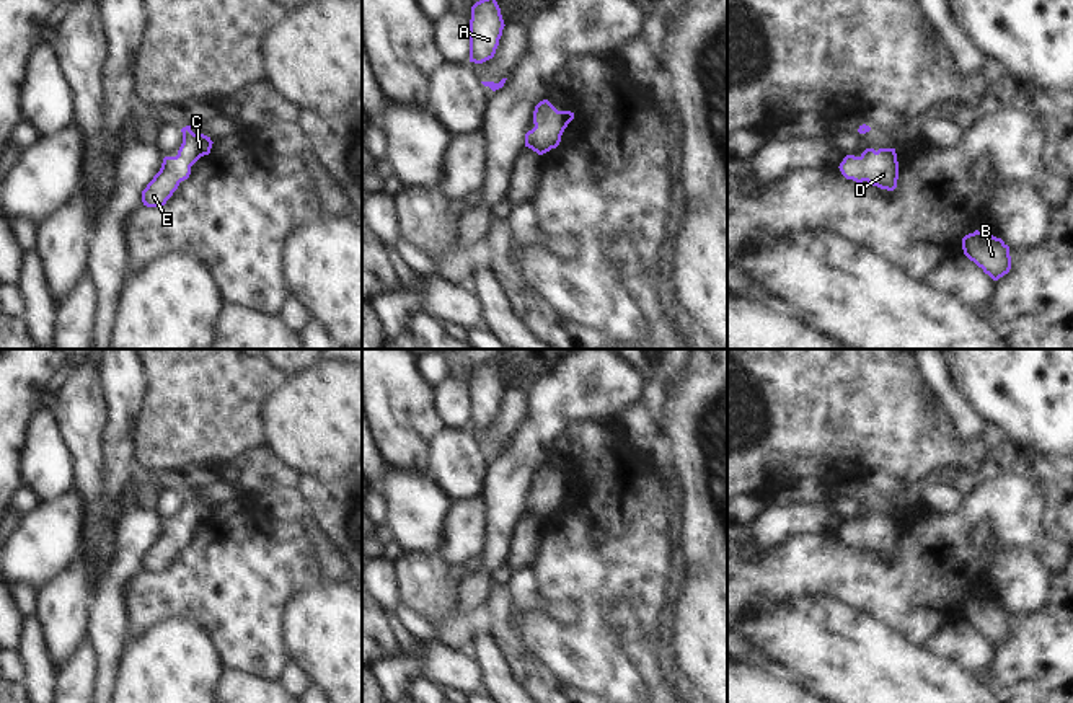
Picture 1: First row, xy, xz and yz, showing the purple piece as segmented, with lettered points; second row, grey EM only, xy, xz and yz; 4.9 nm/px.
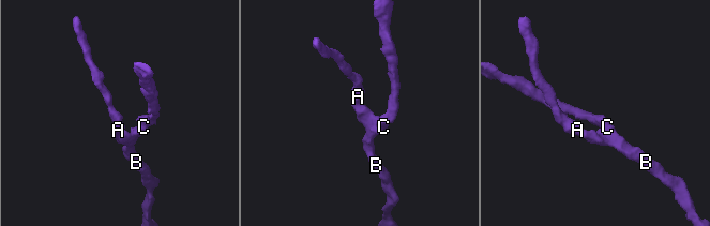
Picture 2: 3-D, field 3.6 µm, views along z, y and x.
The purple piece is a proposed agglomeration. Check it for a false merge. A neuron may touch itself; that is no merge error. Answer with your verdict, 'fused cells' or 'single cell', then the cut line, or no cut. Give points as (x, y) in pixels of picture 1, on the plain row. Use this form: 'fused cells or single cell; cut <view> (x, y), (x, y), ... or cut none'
single cell; cut none

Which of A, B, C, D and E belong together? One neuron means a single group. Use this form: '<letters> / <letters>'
A B C D E

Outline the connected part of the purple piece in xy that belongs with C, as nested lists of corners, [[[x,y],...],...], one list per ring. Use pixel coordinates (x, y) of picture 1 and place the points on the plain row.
[[[191,491],[181,494],[183,509],[176,522],[165,522],[160,537],[142,556],[142,568],[147,573],[161,573],[178,555],[179,548],[188,545],[191,532],[204,520],[210,519],[212,506],[204,499],[194,499]]]

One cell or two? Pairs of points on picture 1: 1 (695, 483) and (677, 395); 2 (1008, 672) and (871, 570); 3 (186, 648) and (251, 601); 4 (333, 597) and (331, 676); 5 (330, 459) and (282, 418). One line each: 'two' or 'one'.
1: one
2: two
3: two
4: one
5: one

